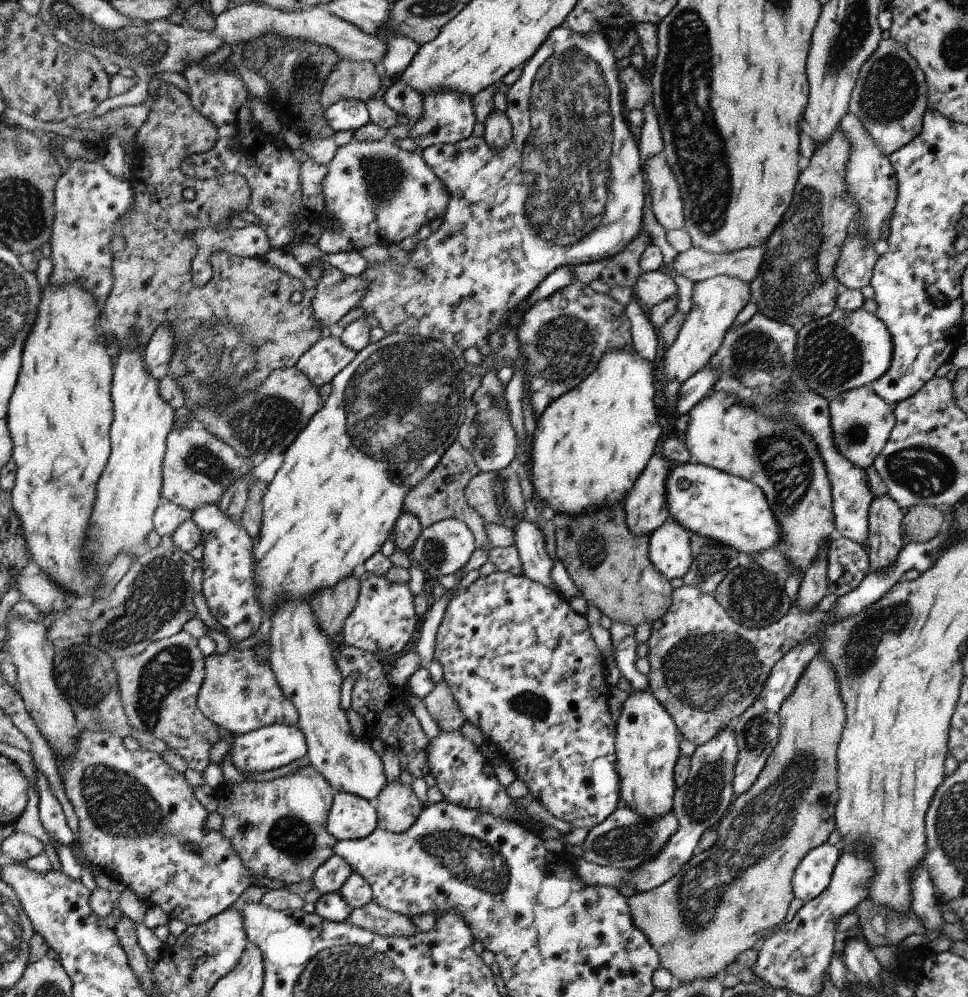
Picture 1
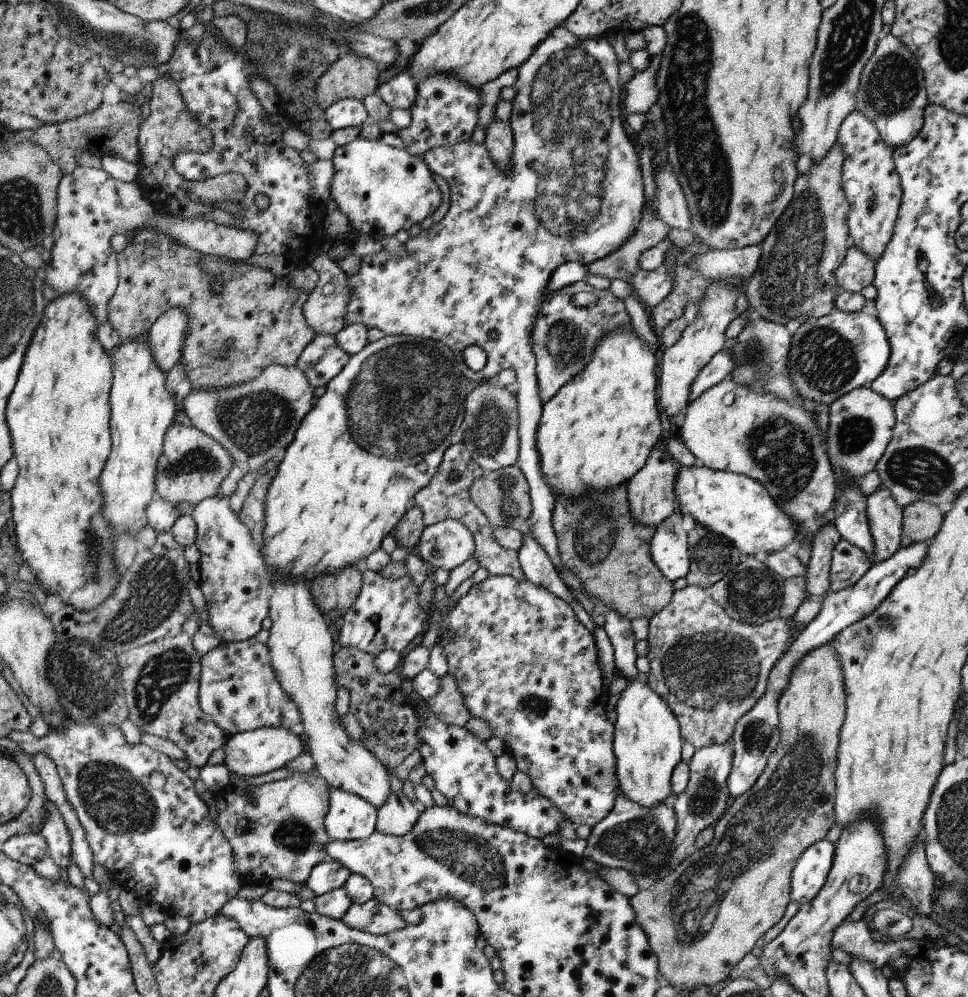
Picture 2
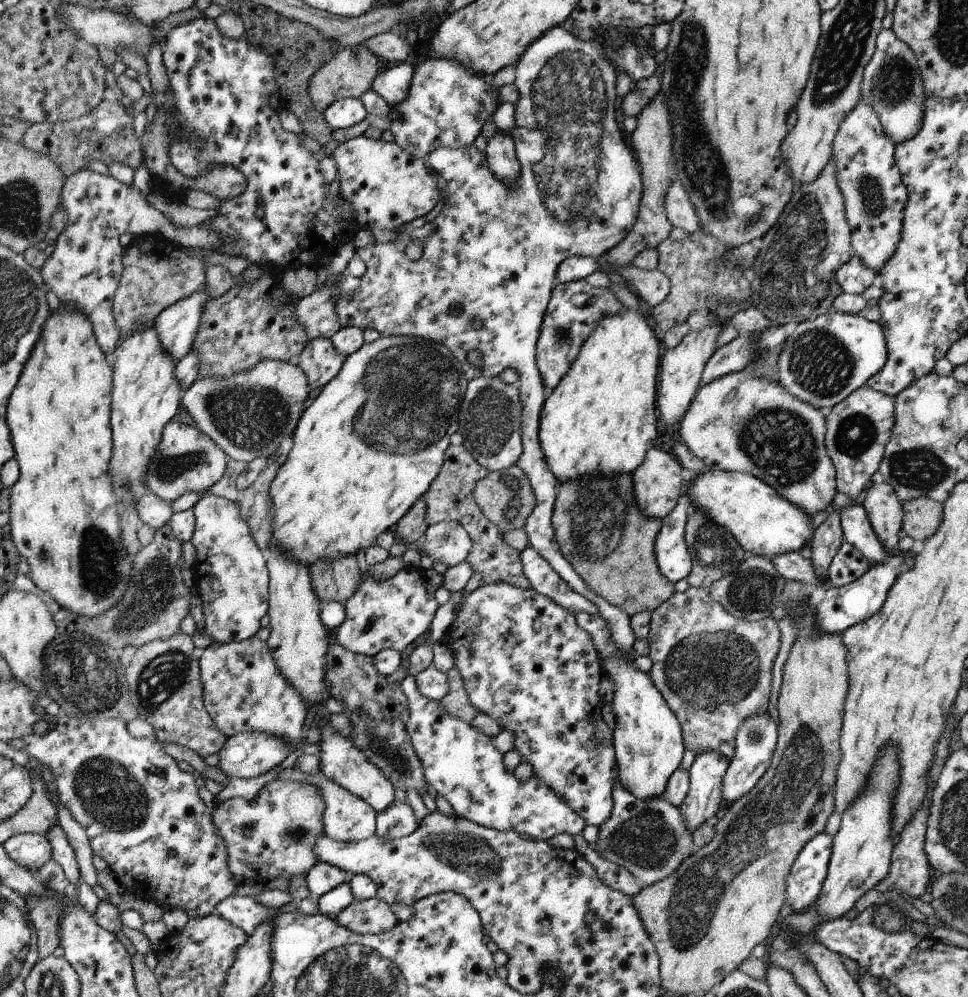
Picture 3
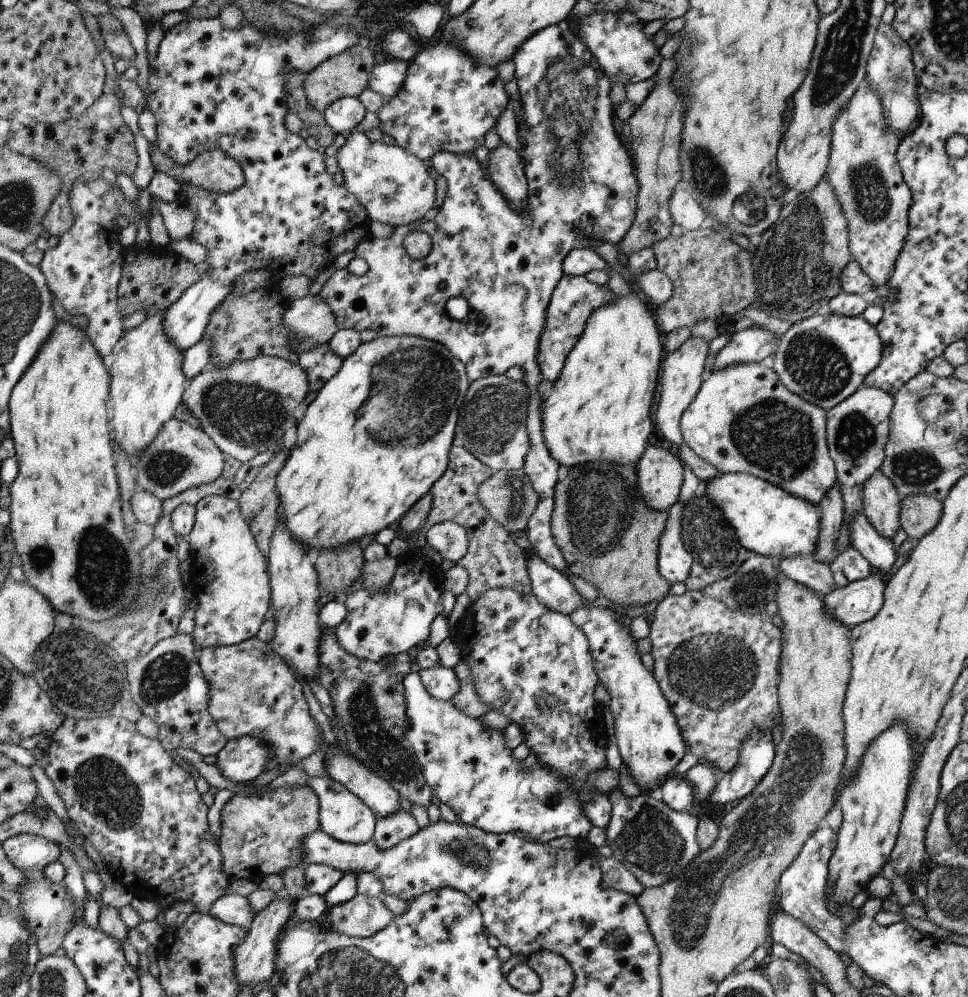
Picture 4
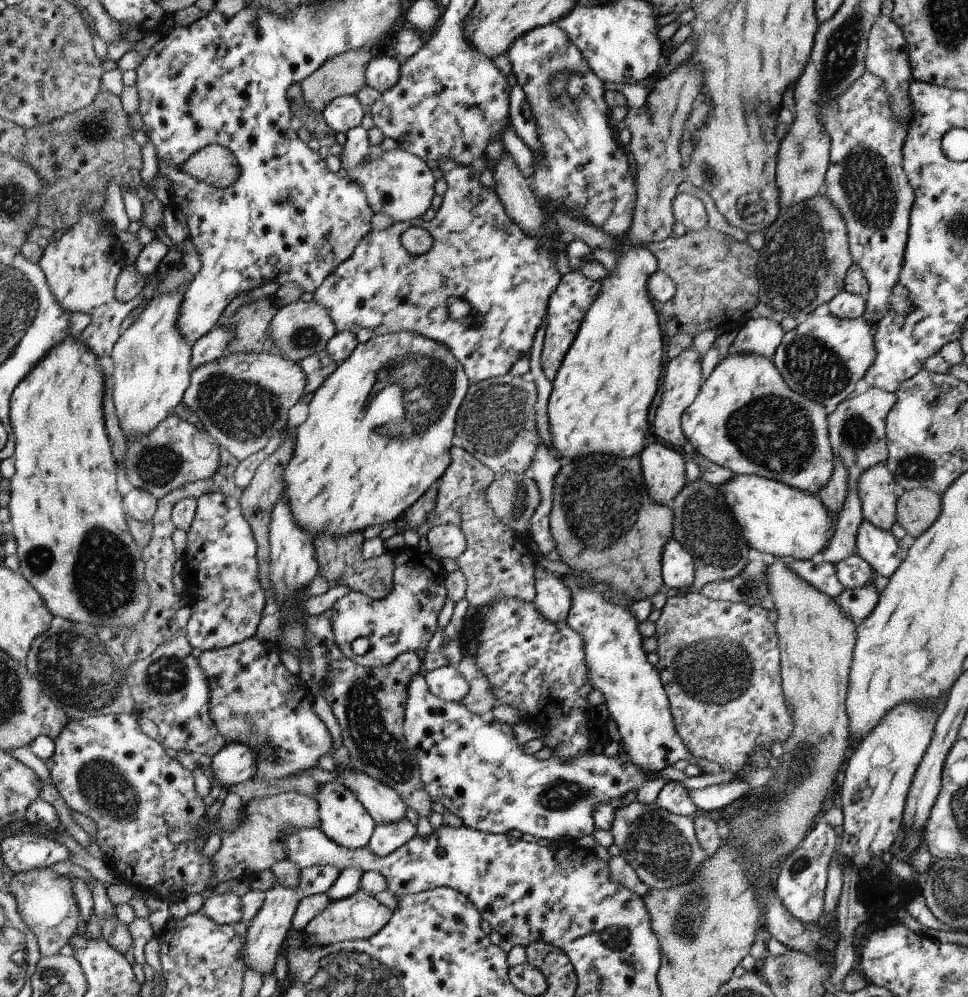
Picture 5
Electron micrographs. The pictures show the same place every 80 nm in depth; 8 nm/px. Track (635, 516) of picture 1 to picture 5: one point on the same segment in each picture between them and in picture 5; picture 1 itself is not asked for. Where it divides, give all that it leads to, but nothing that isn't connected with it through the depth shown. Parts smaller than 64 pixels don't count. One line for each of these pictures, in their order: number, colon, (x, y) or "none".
2: (651, 494)
3: (658, 483)
4: (660, 474)
5: (664, 468)

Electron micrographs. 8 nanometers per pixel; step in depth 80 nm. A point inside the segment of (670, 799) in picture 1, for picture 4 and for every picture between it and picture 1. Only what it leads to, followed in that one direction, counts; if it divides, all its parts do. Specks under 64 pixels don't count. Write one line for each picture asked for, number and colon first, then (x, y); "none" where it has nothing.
2: (648, 738)
3: (649, 743)
4: (647, 733)

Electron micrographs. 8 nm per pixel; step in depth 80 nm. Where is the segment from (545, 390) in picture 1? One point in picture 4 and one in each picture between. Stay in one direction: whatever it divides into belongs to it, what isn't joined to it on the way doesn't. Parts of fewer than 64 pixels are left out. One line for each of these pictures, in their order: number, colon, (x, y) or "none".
2: (573, 320)
3: (575, 310)
4: (575, 299)

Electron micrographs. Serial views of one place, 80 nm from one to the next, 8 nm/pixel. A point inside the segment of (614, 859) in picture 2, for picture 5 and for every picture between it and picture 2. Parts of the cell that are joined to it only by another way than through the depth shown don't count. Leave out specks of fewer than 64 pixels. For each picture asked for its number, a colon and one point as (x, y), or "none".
3: (649, 838)
4: (654, 841)
5: (663, 848)

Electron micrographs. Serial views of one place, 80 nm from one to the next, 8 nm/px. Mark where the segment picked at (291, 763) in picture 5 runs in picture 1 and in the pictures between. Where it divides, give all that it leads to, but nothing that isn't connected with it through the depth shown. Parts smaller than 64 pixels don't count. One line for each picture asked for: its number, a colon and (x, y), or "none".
1: (240, 692)
2: (239, 690)
3: (243, 689)
4: (252, 692)

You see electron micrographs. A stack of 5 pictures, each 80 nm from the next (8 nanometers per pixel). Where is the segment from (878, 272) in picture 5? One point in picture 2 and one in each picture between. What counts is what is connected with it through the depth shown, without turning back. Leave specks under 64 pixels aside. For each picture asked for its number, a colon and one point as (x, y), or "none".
2: (872, 184)
3: (872, 185)
4: (864, 170)

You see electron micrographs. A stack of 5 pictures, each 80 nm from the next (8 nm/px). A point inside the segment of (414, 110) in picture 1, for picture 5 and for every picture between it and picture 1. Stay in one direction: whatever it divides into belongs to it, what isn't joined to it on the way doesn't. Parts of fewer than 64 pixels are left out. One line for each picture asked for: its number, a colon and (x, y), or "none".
2: (401, 91)
3: (393, 84)
4: (387, 79)
5: (382, 73)

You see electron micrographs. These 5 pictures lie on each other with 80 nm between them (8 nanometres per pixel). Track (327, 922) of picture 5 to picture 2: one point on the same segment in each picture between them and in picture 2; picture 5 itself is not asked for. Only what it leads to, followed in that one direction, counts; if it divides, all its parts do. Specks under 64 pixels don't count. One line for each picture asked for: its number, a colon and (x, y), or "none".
2: (373, 917)
3: (371, 916)
4: (363, 916)

